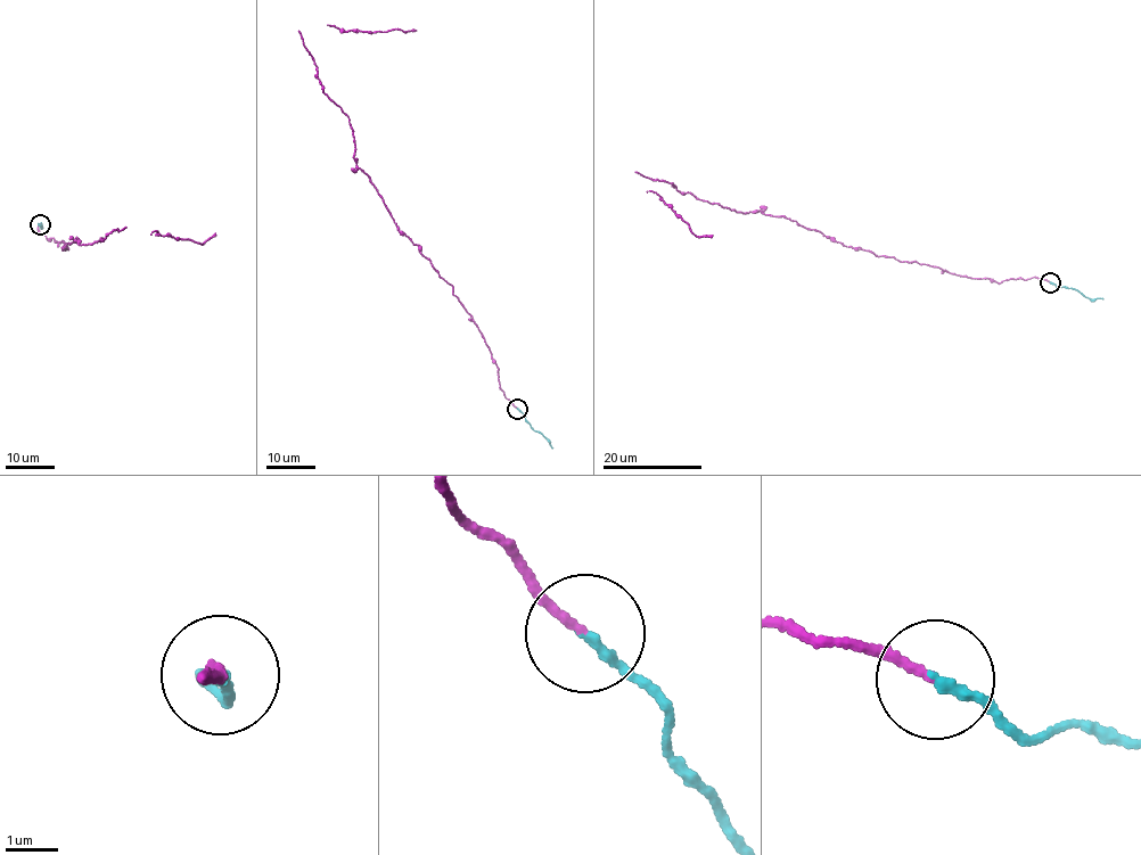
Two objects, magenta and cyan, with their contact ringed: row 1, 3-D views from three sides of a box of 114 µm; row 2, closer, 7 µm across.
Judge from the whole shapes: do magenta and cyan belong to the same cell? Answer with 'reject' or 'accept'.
reject

